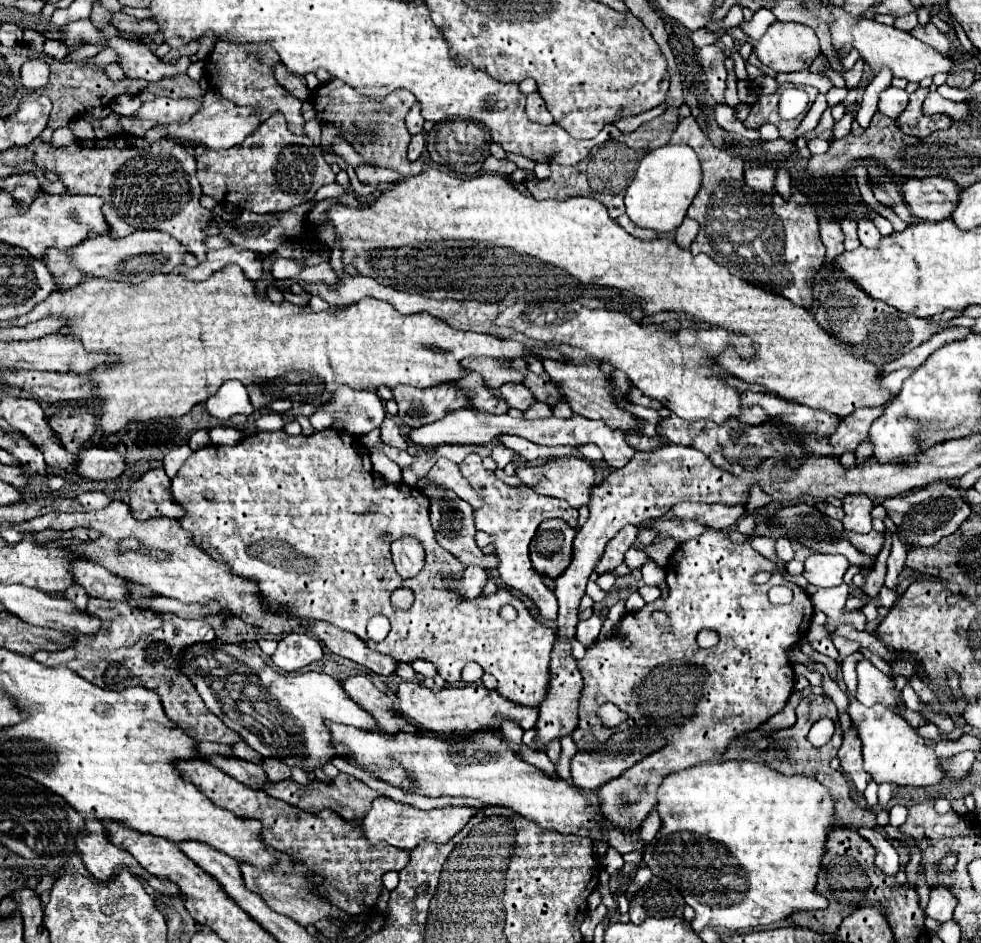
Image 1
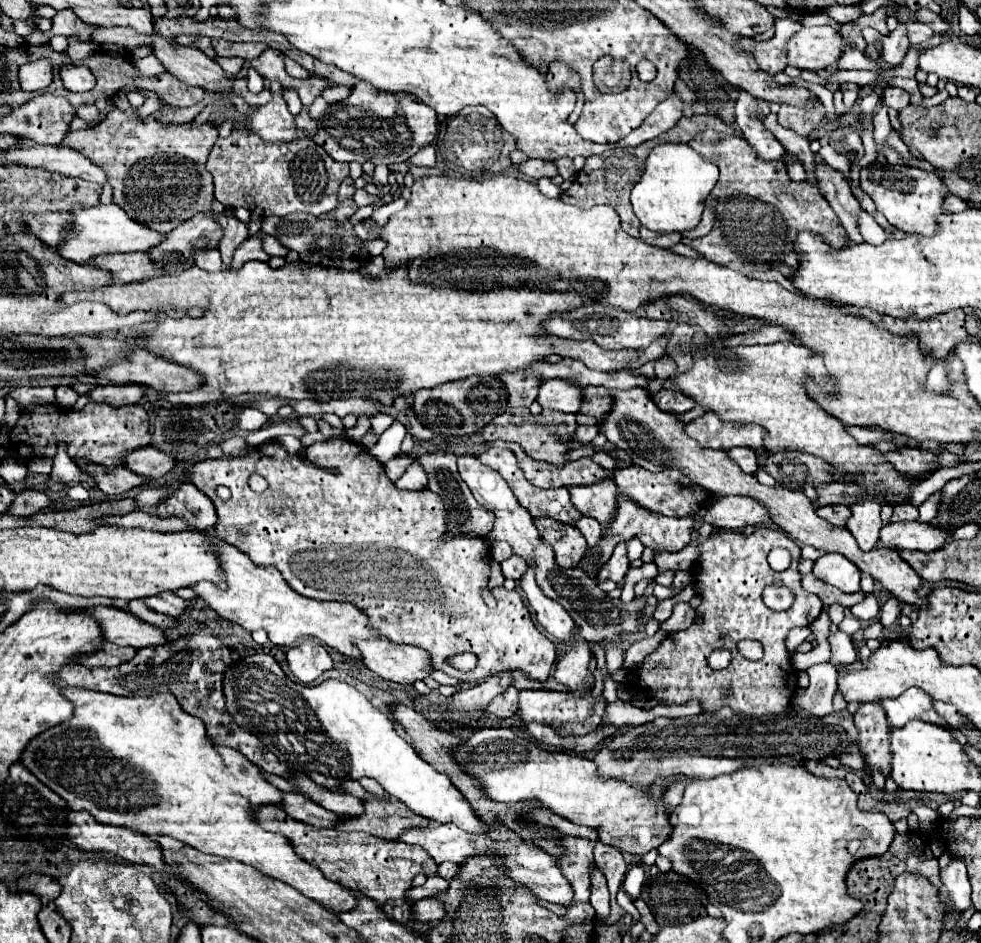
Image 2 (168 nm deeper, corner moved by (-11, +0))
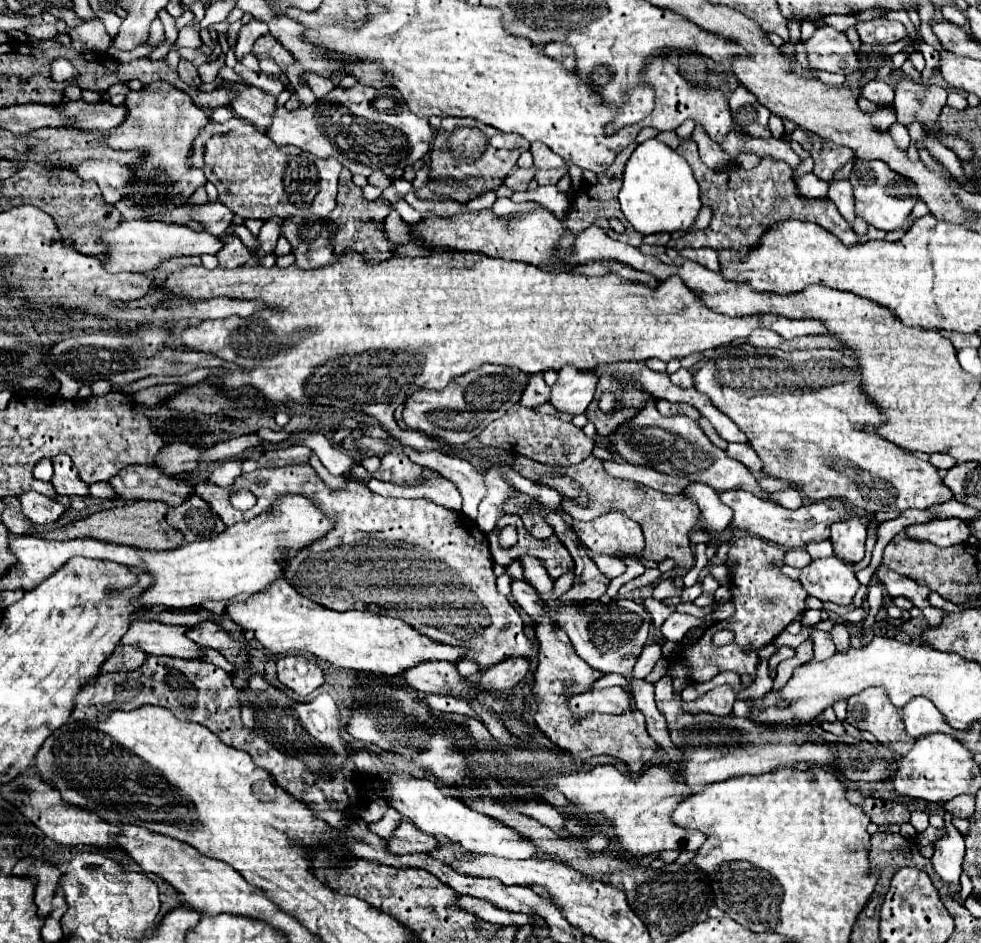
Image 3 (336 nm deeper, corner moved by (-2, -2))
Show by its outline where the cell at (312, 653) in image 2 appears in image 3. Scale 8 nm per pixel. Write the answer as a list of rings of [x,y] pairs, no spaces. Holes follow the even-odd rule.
[[[284,655],[276,667],[280,683],[298,695],[308,695],[324,683],[322,669],[304,655]]]

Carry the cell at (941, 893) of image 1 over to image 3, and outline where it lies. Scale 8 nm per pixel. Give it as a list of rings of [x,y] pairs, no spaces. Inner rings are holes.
[[[946,817],[946,835],[934,843],[934,855],[930,859],[936,875],[948,885],[958,885],[962,875],[962,857],[964,839]]]

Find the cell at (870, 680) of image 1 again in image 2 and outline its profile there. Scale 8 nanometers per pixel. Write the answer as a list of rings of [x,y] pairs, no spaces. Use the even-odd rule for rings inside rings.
[[[911,687],[895,699],[885,699],[881,701],[881,705],[895,727],[905,727],[909,721],[915,719],[947,727],[947,721],[933,707],[933,697],[919,687]]]

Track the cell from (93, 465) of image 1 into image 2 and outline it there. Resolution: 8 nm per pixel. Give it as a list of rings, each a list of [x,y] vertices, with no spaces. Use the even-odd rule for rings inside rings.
[[[143,447],[127,455],[125,467],[143,477],[163,477],[175,467],[175,455],[159,451],[155,447]]]

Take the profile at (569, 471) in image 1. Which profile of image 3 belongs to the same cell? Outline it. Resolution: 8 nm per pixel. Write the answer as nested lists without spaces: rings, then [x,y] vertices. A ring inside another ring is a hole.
[[[608,511],[592,521],[572,521],[580,541],[594,553],[624,557],[624,553],[640,551],[644,545],[642,529],[630,517]]]

